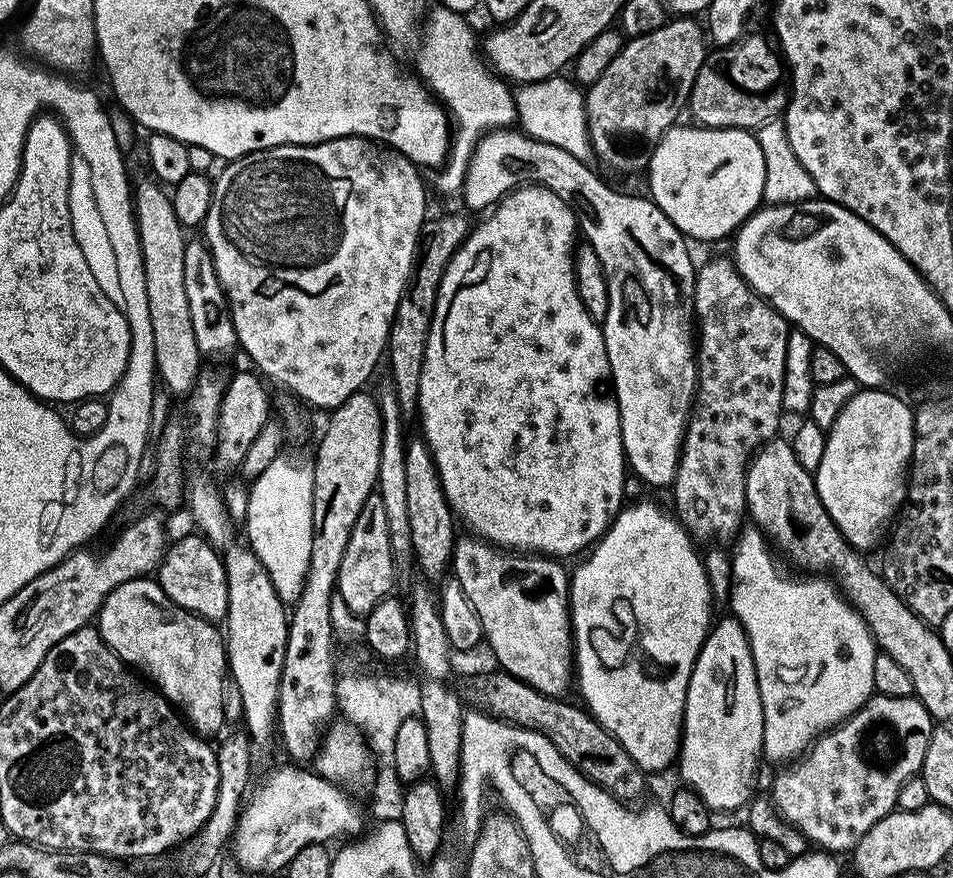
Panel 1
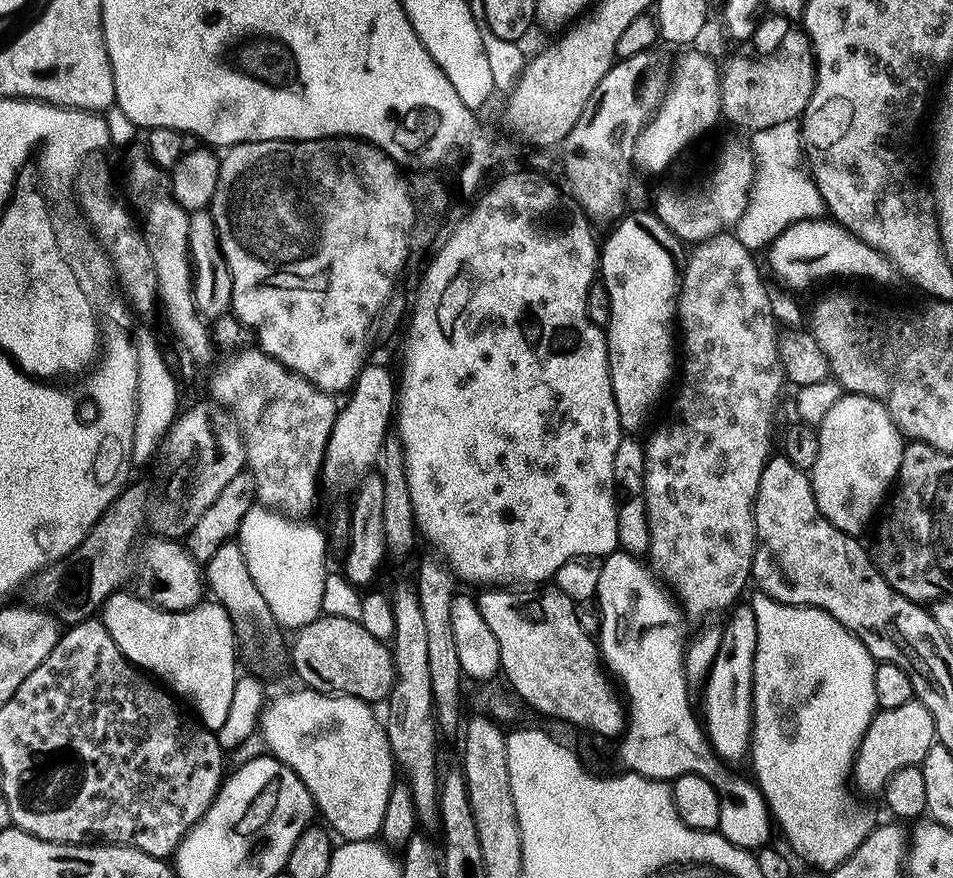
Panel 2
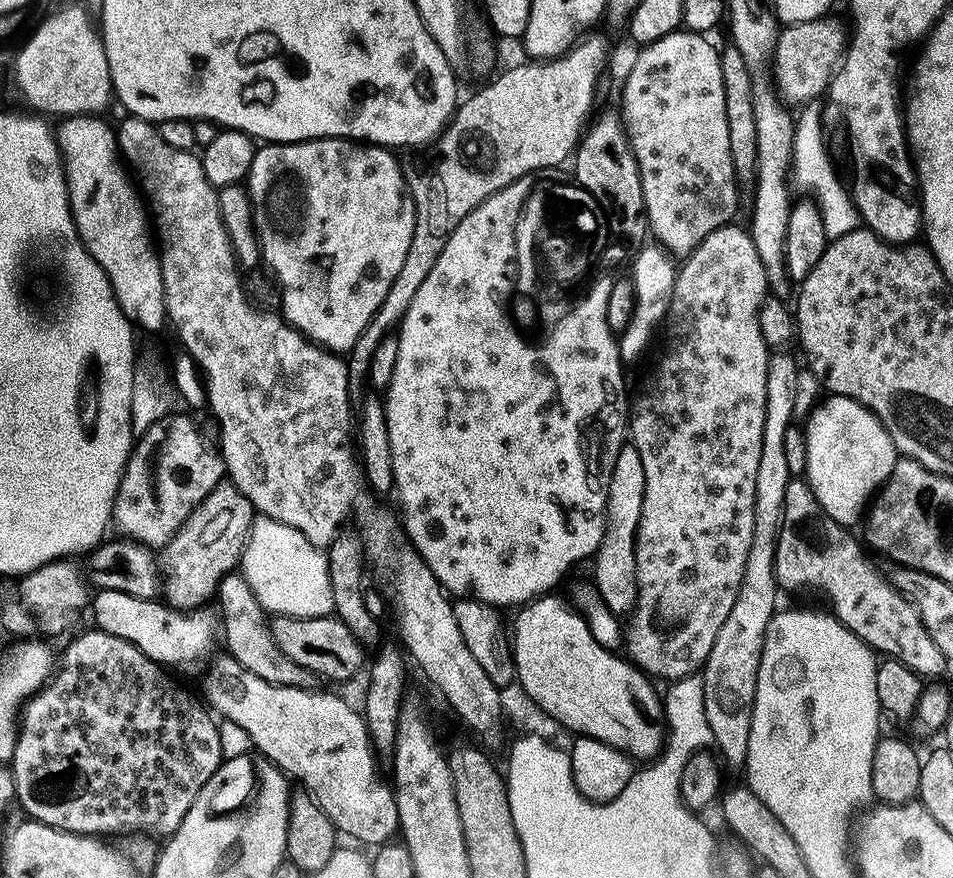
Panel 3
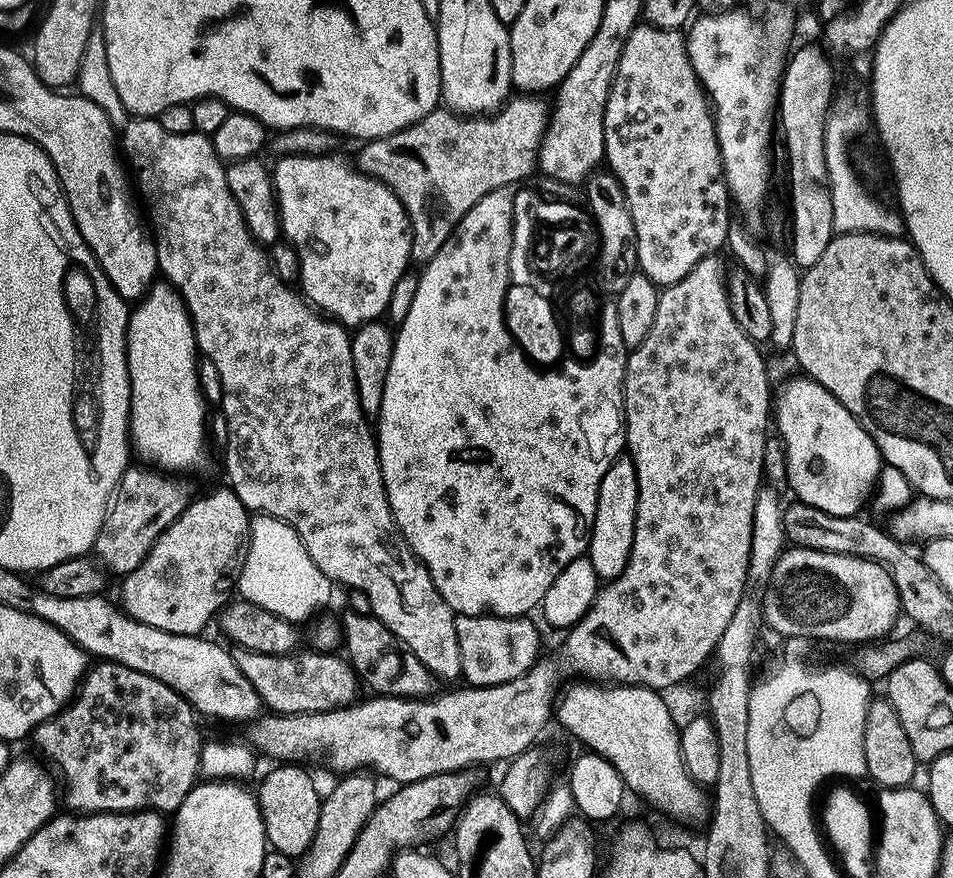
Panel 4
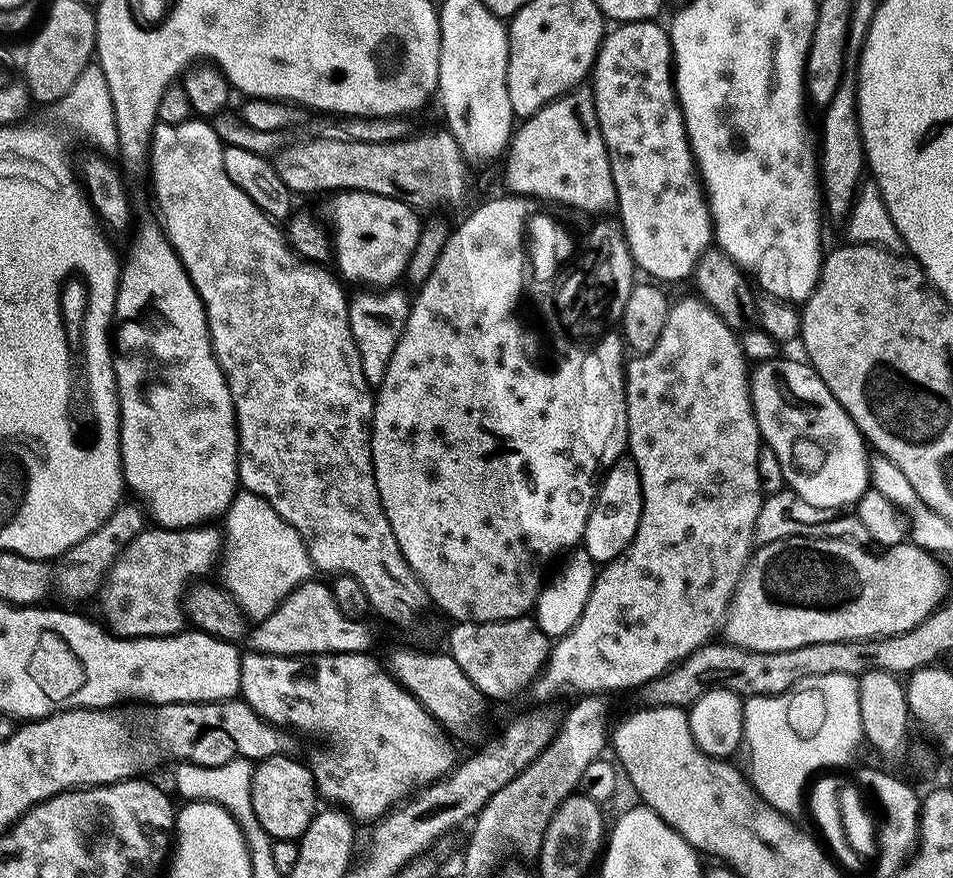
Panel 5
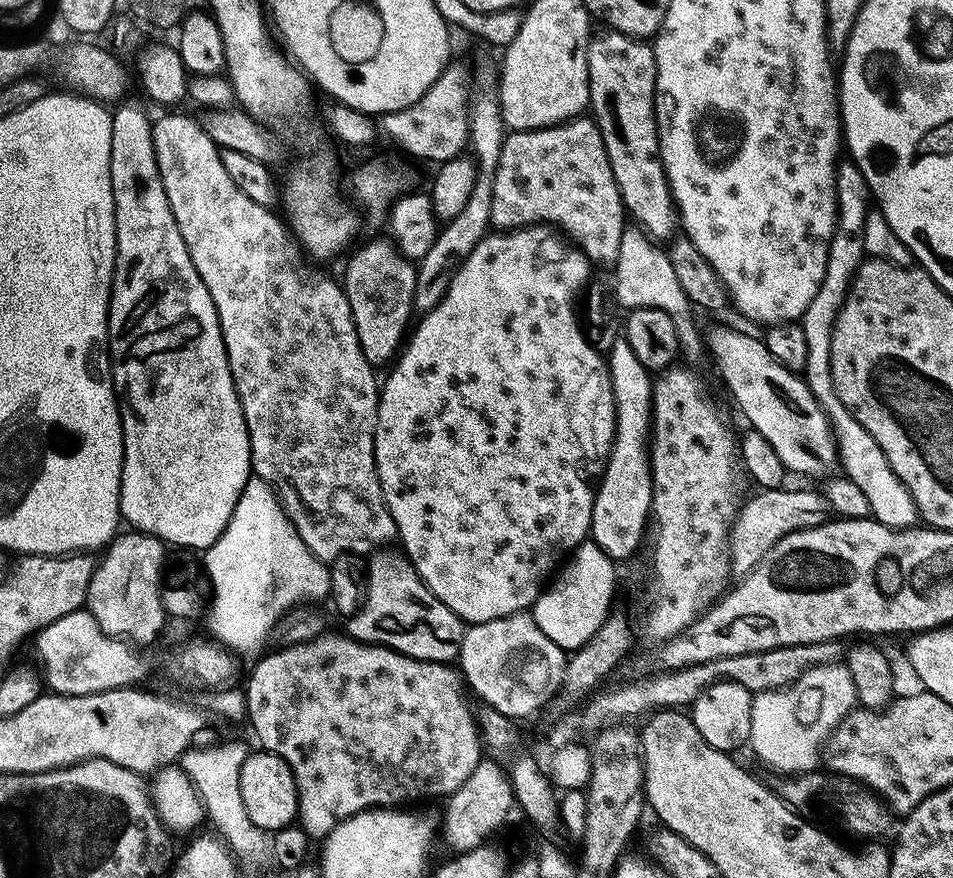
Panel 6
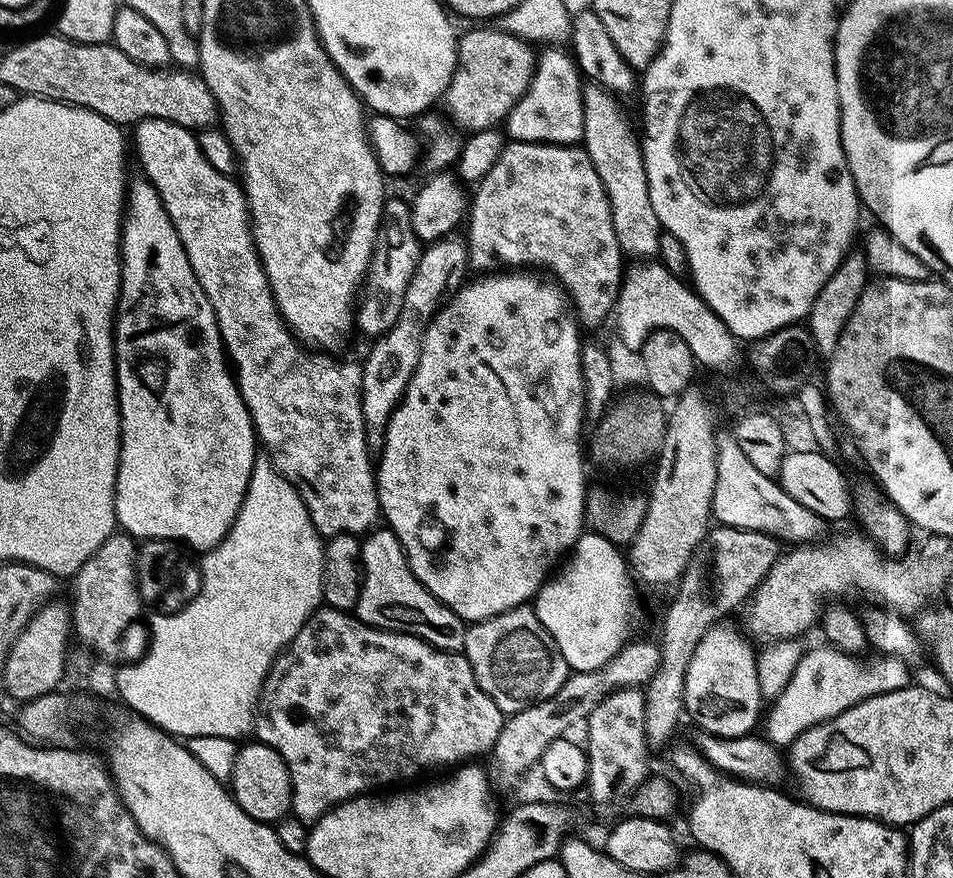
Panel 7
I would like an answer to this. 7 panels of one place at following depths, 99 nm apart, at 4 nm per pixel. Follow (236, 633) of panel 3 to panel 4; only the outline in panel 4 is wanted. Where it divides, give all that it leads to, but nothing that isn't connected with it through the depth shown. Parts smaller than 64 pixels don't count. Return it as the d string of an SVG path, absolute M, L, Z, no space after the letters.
M233 647L231 649L232 658L234 662L237 663L239 670L242 670L242 674L246 676L250 680L252 686L254 686L254 690L257 691L258 695L261 698L261 701L265 705L268 704L273 713L276 714L291 714L293 712L329 712L330 710L334 710L335 708L346 708L349 704L353 703L357 699L356 696L356 684L358 685L358 677L356 675L355 669L352 668L352 665L349 663L347 659L341 658L339 660L338 655L329 654L327 651L317 651L317 650L309 650L310 652L303 652L303 650L297 651L295 654L289 654L286 656L275 656L274 654L262 654L261 652L252 652L248 648L239 648Z

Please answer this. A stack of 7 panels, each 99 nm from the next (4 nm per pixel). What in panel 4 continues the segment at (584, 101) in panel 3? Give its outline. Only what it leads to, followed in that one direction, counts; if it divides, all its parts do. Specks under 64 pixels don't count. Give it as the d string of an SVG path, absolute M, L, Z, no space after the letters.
M536 94L513 95L511 98L505 100L496 111L487 115L460 115L448 107L437 106L433 112L426 114L426 118L422 118L418 122L414 122L410 126L398 130L394 134L361 143L359 145L360 153L357 154L356 160L354 159L354 164L361 172L366 173L368 176L373 176L376 180L382 181L383 184L387 184L388 189L398 198L398 202L402 202L402 206L408 215L408 226L412 234L412 260L415 261L415 263L418 262L417 265L423 266L434 258L434 254L438 254L438 250L442 250L444 244L452 239L456 228L462 222L462 218L465 214L470 211L475 204L482 202L482 198L486 198L486 194L490 194L502 186L510 186L511 184L527 181L529 177L537 171L540 143L544 137L544 132L548 129L549 115L549 101L547 99L544 101L544 98Z

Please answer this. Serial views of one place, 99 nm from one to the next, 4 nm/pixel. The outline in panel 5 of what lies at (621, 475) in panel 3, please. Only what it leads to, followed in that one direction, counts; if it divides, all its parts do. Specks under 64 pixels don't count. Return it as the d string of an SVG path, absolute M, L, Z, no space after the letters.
M621 458L603 473L599 481L596 500L592 503L590 518L586 522L583 551L588 552L590 558L600 566L620 559L632 544L641 514L642 482L638 478L638 470L630 458Z

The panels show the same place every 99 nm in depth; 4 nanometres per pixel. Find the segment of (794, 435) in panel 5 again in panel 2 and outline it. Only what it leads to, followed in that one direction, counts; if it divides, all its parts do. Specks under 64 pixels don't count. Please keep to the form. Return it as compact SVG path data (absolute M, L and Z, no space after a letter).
M851 394L841 395L840 400L834 402L834 406L830 407L830 412L826 414L825 420L819 424L818 431L820 441L818 442L817 462L810 469L814 498L818 502L818 506L822 510L824 517L826 517L834 526L838 526L838 530L842 530L849 534L860 534L860 531L867 526L868 519L870 519L872 515L874 515L873 517L877 515L876 507L878 507L880 503L882 503L881 505L885 503L886 497L889 495L896 477L900 474L900 463L902 462L902 454L904 453L904 446L906 443L905 437L902 435L900 429L897 428L895 422L890 418L888 407L885 406L882 401L875 400L869 396L854 396Z

